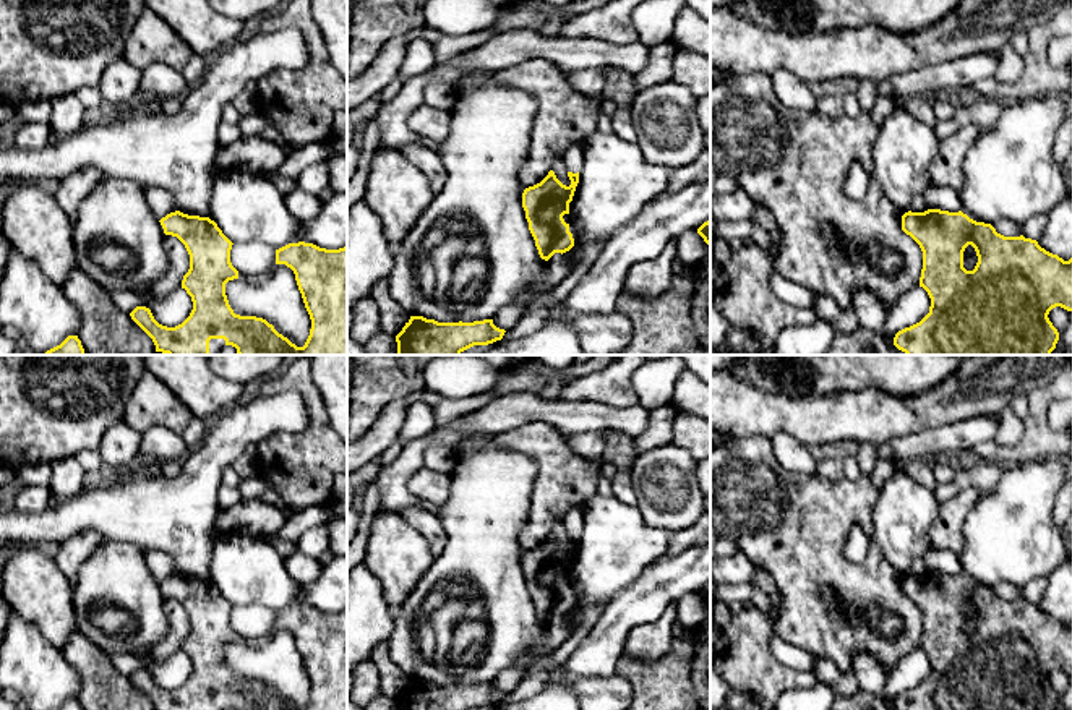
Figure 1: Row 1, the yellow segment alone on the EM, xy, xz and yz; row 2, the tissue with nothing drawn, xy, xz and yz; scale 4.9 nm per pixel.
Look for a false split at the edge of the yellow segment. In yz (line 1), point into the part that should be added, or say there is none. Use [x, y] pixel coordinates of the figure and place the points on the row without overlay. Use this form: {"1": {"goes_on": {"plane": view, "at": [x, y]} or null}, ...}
{"1": {"goes_on": null}}

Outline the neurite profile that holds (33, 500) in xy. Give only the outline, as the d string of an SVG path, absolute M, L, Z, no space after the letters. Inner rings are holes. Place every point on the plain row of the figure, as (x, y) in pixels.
M21 486L15 499L15 509L39 514L50 506L50 498L52 494L47 486Z

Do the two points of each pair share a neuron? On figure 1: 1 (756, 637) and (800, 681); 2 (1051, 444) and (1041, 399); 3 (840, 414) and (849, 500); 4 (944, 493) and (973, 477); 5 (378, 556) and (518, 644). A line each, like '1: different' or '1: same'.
1: same
2: same
3: different
4: same
5: different

